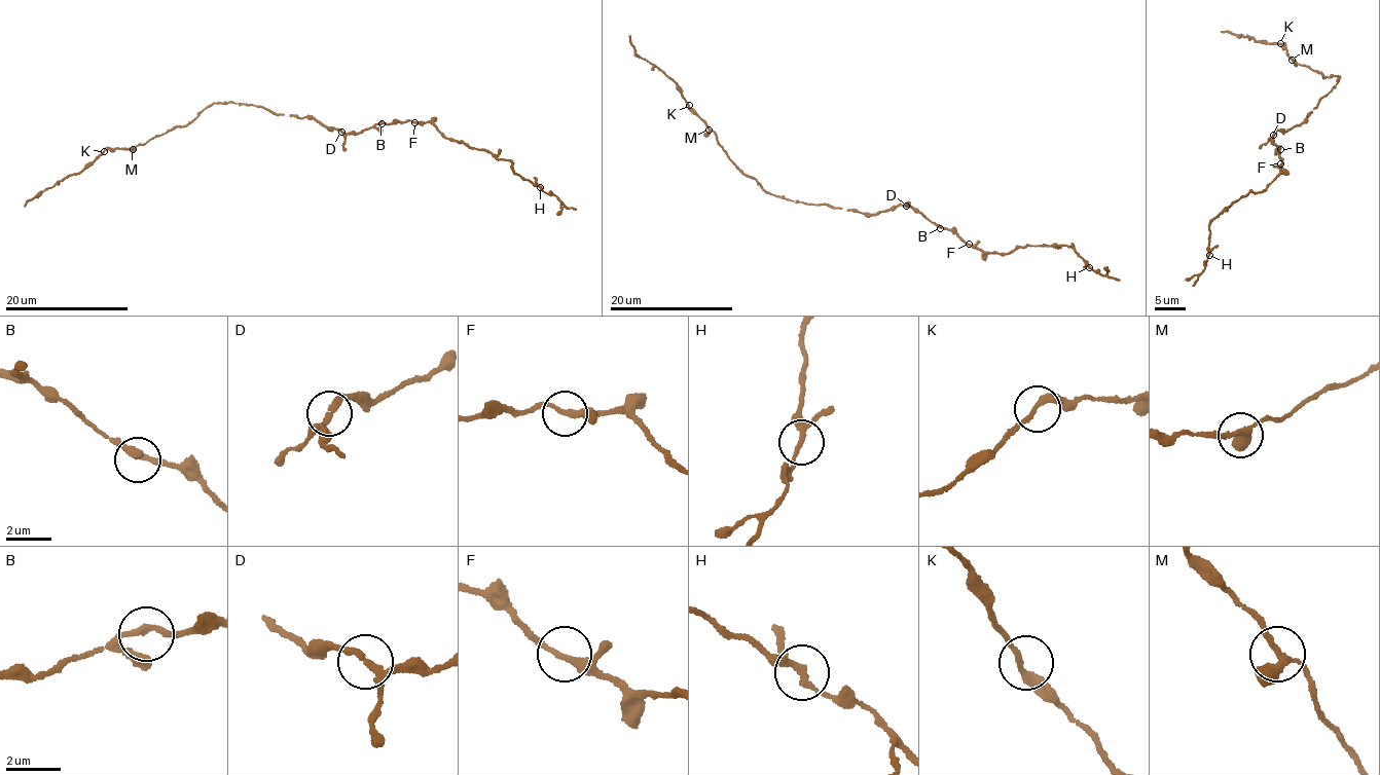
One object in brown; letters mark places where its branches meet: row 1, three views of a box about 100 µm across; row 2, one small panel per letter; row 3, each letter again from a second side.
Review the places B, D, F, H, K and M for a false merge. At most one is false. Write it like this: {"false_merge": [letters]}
{"false_merge": []}

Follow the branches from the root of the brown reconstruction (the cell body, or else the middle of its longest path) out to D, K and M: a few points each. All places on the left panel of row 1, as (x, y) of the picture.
D: (306, 117), (341, 132)
K: (306, 117), (270, 112), (246, 103), (214, 102), (190, 122), (152, 138), (143, 145), (104, 151)
M: (306, 117), (270, 112), (246, 103), (214, 102), (184, 125), (132, 148)

